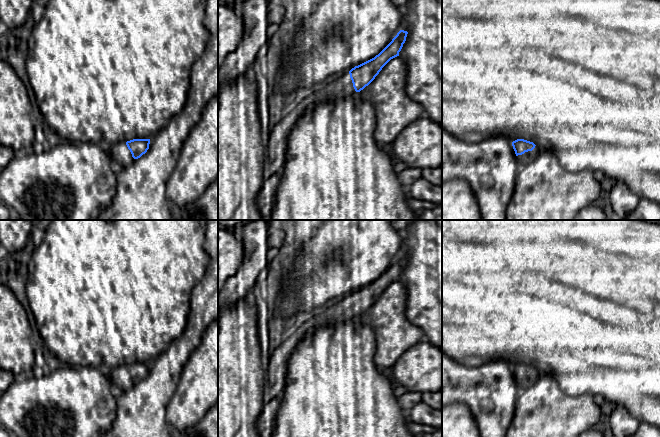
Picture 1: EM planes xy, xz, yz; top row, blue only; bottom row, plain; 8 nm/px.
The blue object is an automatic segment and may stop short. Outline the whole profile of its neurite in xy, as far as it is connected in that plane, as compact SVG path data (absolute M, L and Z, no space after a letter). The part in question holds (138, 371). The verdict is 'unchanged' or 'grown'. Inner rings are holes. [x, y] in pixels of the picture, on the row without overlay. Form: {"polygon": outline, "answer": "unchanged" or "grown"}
{"polygon": "M133 363L130 365L105 369L117 392L131 389L135 383L140 382L149 373L150 363Z", "answer": "grown"}

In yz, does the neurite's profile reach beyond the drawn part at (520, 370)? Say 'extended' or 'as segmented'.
extended

